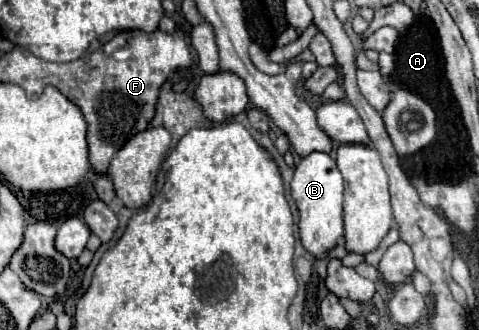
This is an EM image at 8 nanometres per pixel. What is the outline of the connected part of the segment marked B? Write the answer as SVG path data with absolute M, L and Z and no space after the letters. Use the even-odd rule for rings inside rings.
M310 152L304 156L294 170L294 178L290 182L292 198L300 212L300 240L304 248L316 258L324 258L330 248L334 248L344 236L342 222L342 194L344 180L336 168L336 160L326 152Z

